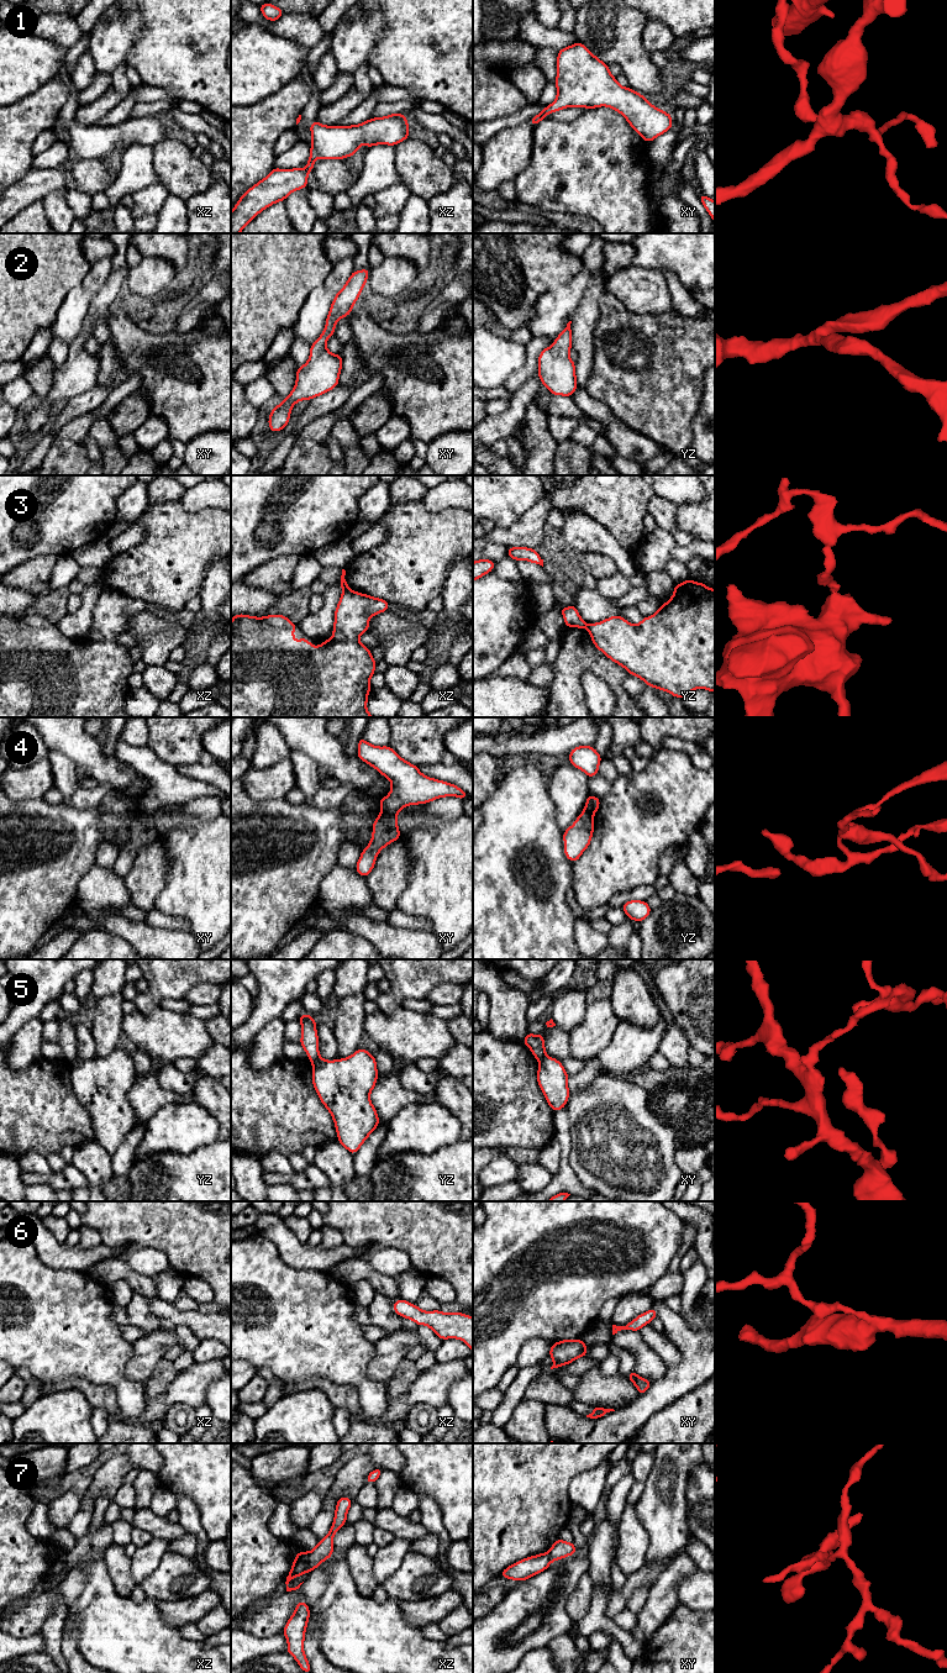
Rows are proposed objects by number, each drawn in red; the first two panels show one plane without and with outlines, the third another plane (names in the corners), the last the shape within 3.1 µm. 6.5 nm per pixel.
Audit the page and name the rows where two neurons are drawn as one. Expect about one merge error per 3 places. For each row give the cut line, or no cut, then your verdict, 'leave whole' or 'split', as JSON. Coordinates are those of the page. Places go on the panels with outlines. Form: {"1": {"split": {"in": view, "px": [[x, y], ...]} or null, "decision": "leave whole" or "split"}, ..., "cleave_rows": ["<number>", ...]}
{"1": {"split": null, "decision": "leave whole"}, "2": {"split": null, "decision": "leave whole"}, "3": {"split": {"in": "xz", "px": [[343, 588], [347, 589]]}, "decision": "split"}, "4": {"split": {"in": "xy", "px": [[382, 811], [395, 815]]}, "decision": "split"}, "5": {"split": {"in": "yz", "px": [[319, 1057], [311, 1062]]}, "decision": "split"}, "6": {"split": null, "decision": "leave whole"}, "7": {"split": {"in": "xz", "px": [[306, 1553], [306, 1563], [310, 1569]]}, "decision": "split"}, "cleave_rows": ["3", "4", "5", "7"]}

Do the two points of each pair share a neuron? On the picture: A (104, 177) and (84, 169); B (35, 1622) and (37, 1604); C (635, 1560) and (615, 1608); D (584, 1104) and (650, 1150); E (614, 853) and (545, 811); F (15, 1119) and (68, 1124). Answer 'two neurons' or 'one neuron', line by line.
A: one neuron
B: one neuron
C: two neurons
D: one neuron
E: two neurons
F: one neuron

